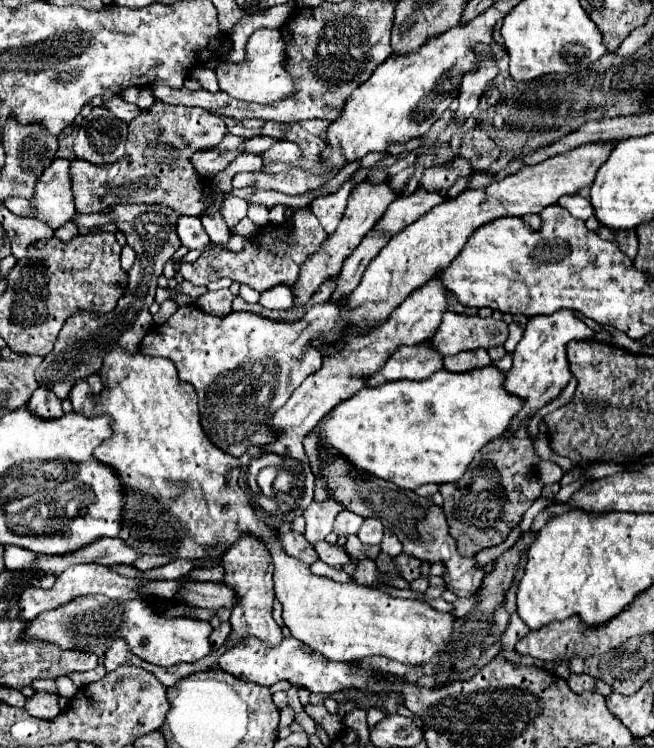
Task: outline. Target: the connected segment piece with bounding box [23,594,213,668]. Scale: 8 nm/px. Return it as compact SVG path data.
M77 596L71 602L43 612L31 620L23 632L25 640L41 640L59 646L61 650L81 650L103 656L113 638L123 638L129 652L157 666L175 666L179 662L197 662L211 652L211 624L195 618L165 618L159 616L147 602L139 600L109 600L107 596Z

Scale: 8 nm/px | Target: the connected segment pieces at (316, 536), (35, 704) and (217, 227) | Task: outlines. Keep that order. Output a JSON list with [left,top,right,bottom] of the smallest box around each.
[[305,500,343,542],[25,692,59,720],[201,213,231,247]]

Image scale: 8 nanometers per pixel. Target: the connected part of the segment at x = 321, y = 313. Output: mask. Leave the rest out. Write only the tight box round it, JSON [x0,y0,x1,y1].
[139,300,343,458]

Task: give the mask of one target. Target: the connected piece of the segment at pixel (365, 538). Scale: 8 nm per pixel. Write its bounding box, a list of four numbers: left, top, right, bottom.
[357,518,383,546]

